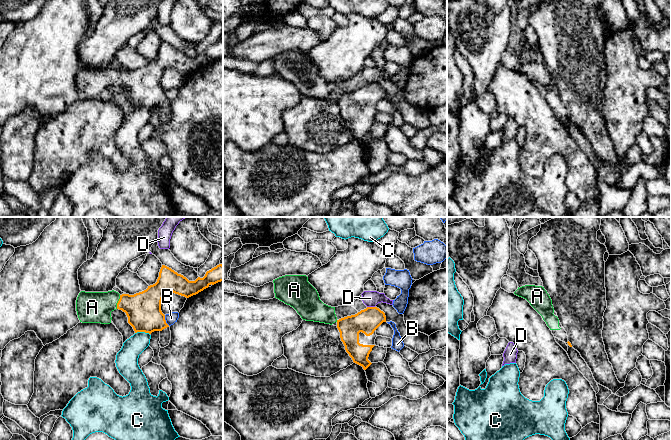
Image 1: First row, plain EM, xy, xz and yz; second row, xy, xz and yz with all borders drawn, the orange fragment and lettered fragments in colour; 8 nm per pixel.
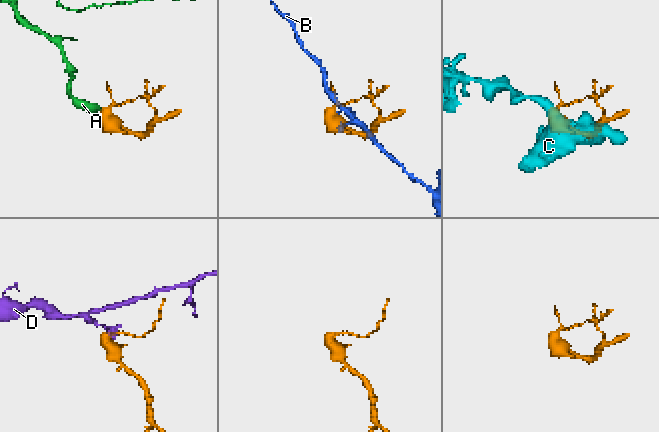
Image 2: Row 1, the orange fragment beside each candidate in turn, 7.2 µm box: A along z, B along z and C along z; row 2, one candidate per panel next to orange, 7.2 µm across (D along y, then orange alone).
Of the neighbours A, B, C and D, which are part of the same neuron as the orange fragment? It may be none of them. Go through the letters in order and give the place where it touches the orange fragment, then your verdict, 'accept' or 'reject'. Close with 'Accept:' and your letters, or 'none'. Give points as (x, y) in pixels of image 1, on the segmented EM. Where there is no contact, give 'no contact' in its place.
A: xy (118, 302) | accept
B: xy (165, 320) | reject
C: xy (142, 331) | reject
D: xz (371, 307) | reject
Accept: A

